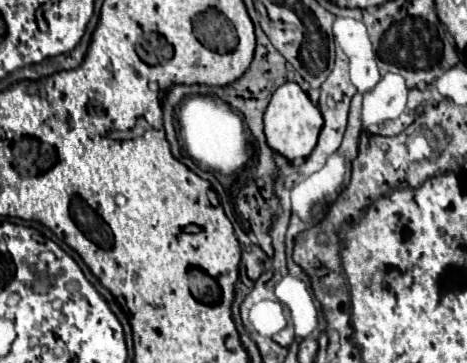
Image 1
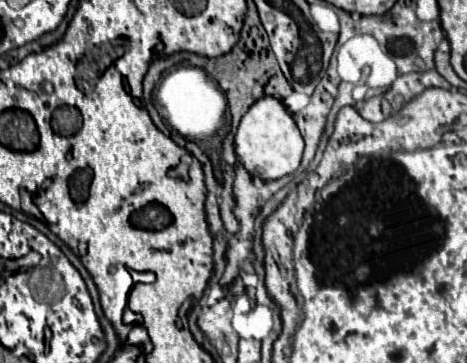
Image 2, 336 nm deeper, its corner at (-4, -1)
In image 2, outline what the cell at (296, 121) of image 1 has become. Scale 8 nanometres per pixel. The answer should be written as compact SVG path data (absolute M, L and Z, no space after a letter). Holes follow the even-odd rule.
M263 97L255 101L243 115L235 133L235 151L239 161L247 167L247 171L251 171L251 175L263 179L279 179L295 173L299 169L303 149L305 141L293 115L287 111L283 101L275 97Z

